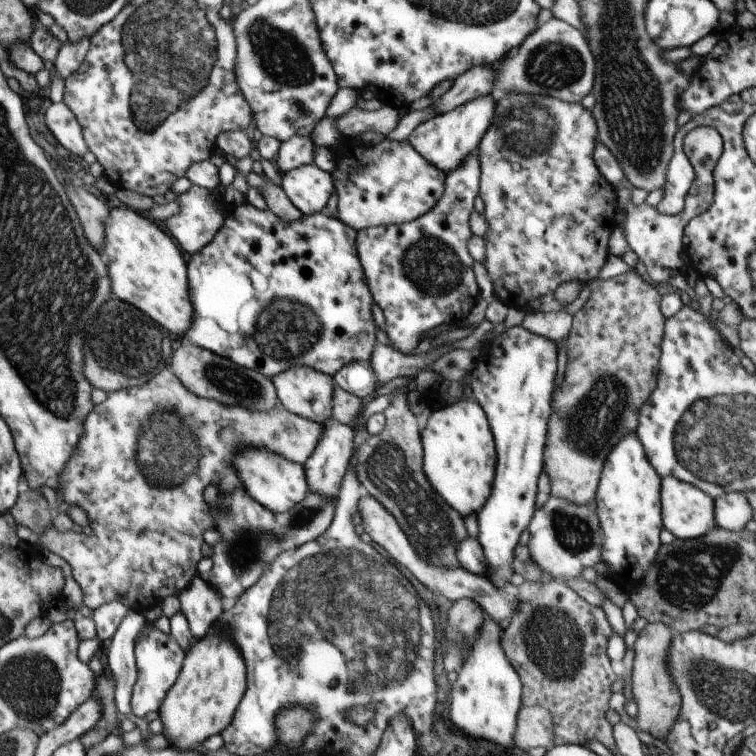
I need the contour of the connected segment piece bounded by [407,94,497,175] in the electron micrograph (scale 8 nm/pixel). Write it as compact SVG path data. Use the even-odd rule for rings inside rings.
M495 94L479 96L450 112L436 115L420 123L407 138L408 142L418 154L447 175L452 169L458 168L458 165L462 164L465 156L478 148L482 137L493 123L496 110L497 96Z

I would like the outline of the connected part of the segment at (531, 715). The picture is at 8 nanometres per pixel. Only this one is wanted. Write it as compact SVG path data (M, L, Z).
M522 706L518 711L516 732L514 733L515 746L524 750L536 748L536 746L548 749L554 745L554 728L553 716L546 707Z

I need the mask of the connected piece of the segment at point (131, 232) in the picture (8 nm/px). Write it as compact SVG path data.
M128 208L109 210L109 221L106 225L106 246L104 252L110 258L110 276L114 276L114 294L128 304L138 304L142 312L150 312L152 320L158 320L160 327L166 328L179 340L190 330L194 311L190 300L187 262L178 249L174 238L166 229L161 229L155 223L146 220L144 215L136 214Z

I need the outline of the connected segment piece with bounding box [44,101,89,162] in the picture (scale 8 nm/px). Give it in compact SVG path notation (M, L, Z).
M64 101L48 103L44 116L44 122L56 140L70 150L73 159L79 162L89 148L84 140L82 127L72 110Z

